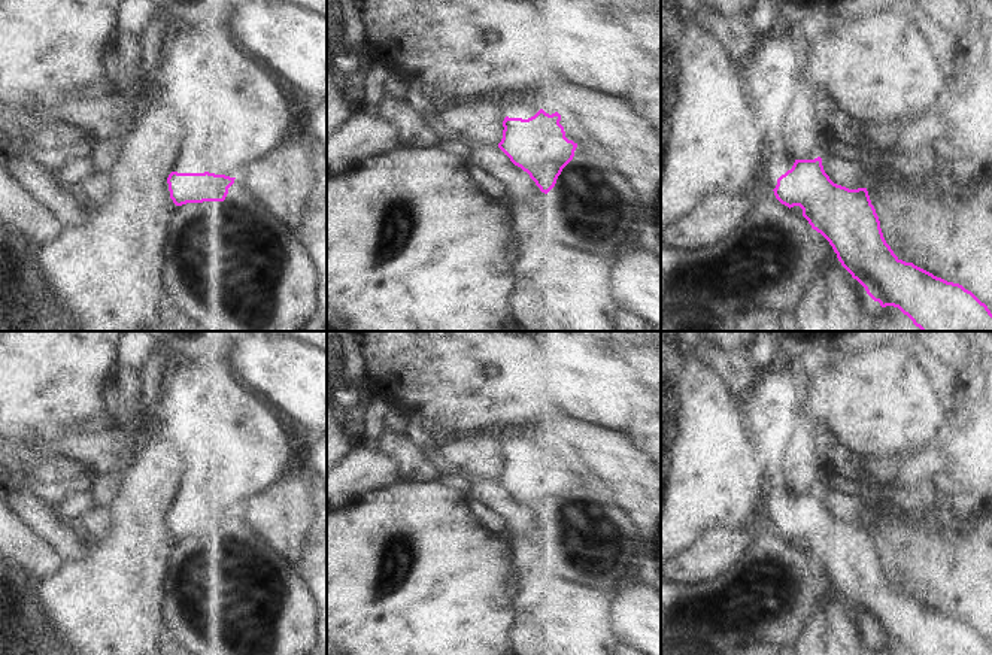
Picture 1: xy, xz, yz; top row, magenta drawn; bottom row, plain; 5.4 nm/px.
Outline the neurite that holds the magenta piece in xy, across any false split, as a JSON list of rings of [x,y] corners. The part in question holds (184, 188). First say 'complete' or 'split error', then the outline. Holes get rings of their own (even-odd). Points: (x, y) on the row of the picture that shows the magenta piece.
split error; [[[230,25],[180,27],[166,40],[161,66],[151,73],[151,97],[169,106],[183,130],[167,178],[176,206],[224,201],[234,179],[279,148],[289,133],[286,94],[260,61],[234,39]]]

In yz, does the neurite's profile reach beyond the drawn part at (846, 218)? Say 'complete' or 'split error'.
split error

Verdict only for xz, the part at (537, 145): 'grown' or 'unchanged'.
grown

